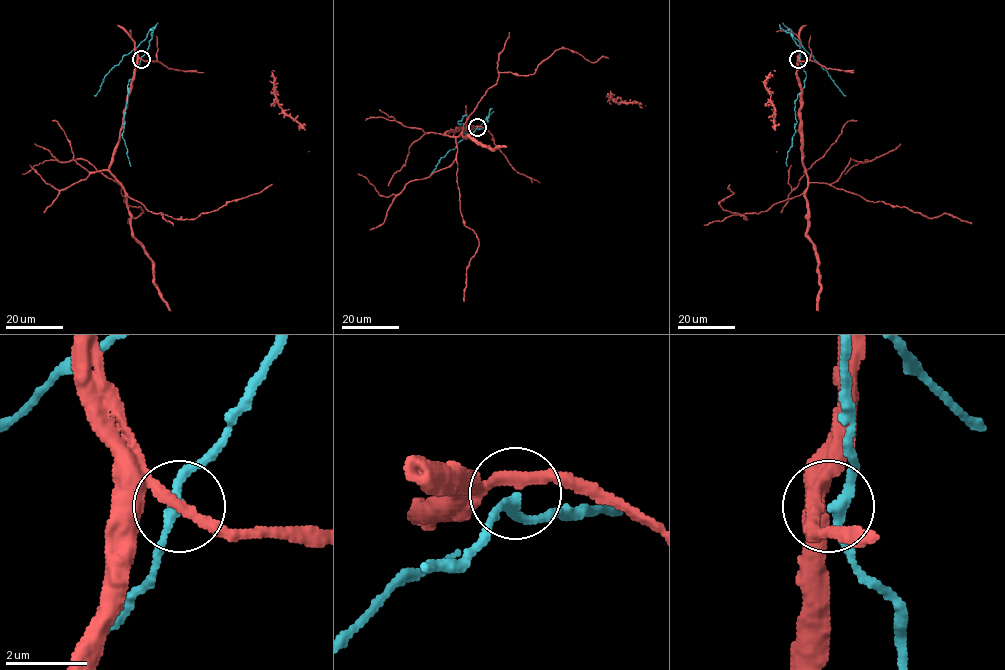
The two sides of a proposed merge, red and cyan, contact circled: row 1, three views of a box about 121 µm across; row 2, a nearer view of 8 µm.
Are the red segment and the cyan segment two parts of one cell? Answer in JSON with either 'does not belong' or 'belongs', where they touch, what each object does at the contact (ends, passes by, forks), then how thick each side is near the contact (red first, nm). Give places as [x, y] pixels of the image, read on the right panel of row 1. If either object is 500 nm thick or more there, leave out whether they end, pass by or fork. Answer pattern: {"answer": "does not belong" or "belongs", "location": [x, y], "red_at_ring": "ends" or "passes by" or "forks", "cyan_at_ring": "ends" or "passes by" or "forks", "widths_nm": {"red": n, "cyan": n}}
{"answer": "does not belong", "location": [798, 59], "red_at_ring": "passes by", "cyan_at_ring": "passes by", "widths_nm": {"red": 280, "cyan": 240}}

